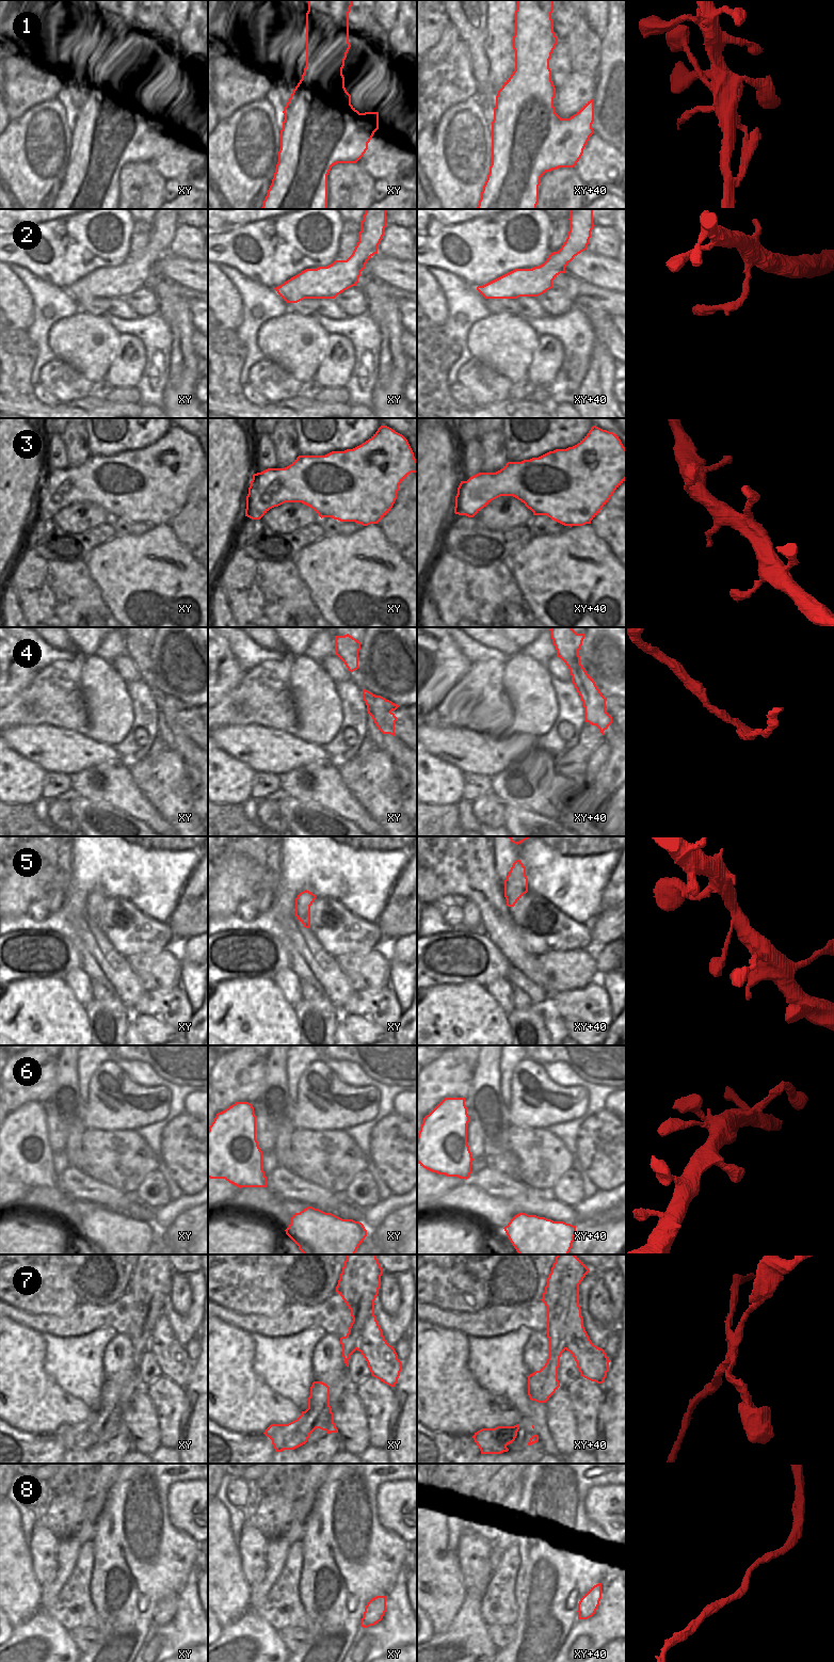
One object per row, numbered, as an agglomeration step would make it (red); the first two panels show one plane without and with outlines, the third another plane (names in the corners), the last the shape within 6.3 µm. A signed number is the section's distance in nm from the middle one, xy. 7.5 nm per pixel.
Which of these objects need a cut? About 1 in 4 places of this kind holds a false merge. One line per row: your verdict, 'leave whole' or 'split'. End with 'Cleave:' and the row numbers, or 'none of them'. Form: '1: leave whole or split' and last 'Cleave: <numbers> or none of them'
1: split
2: leave whole
3: leave whole
4: split
5: leave whole
6: leave whole
7: split
8: leave whole
Cleave: 1, 4, 7

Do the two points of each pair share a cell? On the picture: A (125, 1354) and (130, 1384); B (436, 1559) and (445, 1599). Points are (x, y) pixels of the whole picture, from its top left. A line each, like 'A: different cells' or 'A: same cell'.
A: same cell
B: same cell

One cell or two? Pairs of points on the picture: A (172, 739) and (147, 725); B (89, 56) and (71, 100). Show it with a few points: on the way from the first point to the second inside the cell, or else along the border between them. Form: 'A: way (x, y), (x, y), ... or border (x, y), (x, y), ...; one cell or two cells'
A: border (160, 715), (158, 718), (159, 735); two cells
B: way (79, 66), (71, 90); one cell

